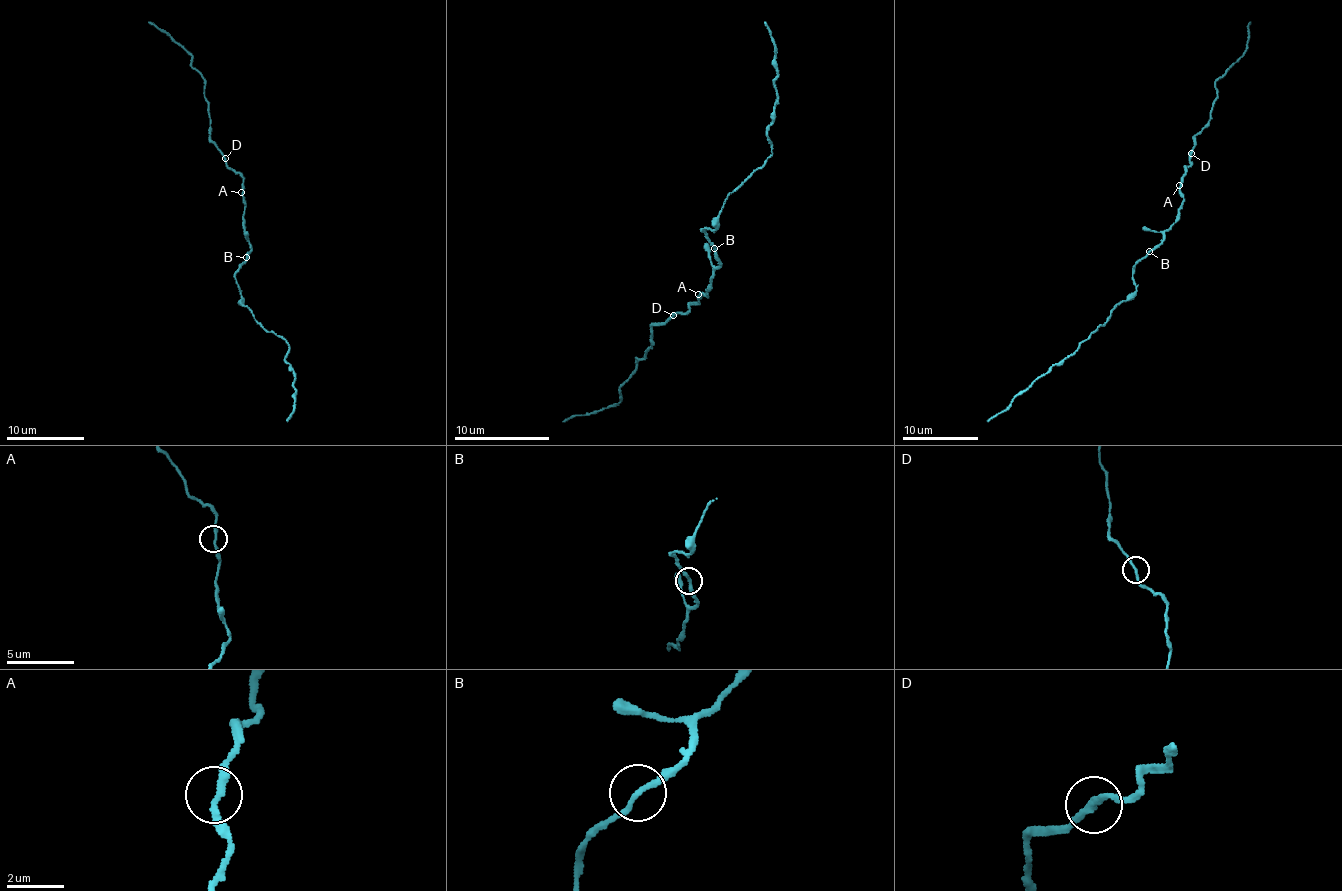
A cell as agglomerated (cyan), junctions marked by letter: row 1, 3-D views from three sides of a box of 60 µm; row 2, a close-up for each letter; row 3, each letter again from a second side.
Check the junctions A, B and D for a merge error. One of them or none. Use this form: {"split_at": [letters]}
{"split_at": []}

